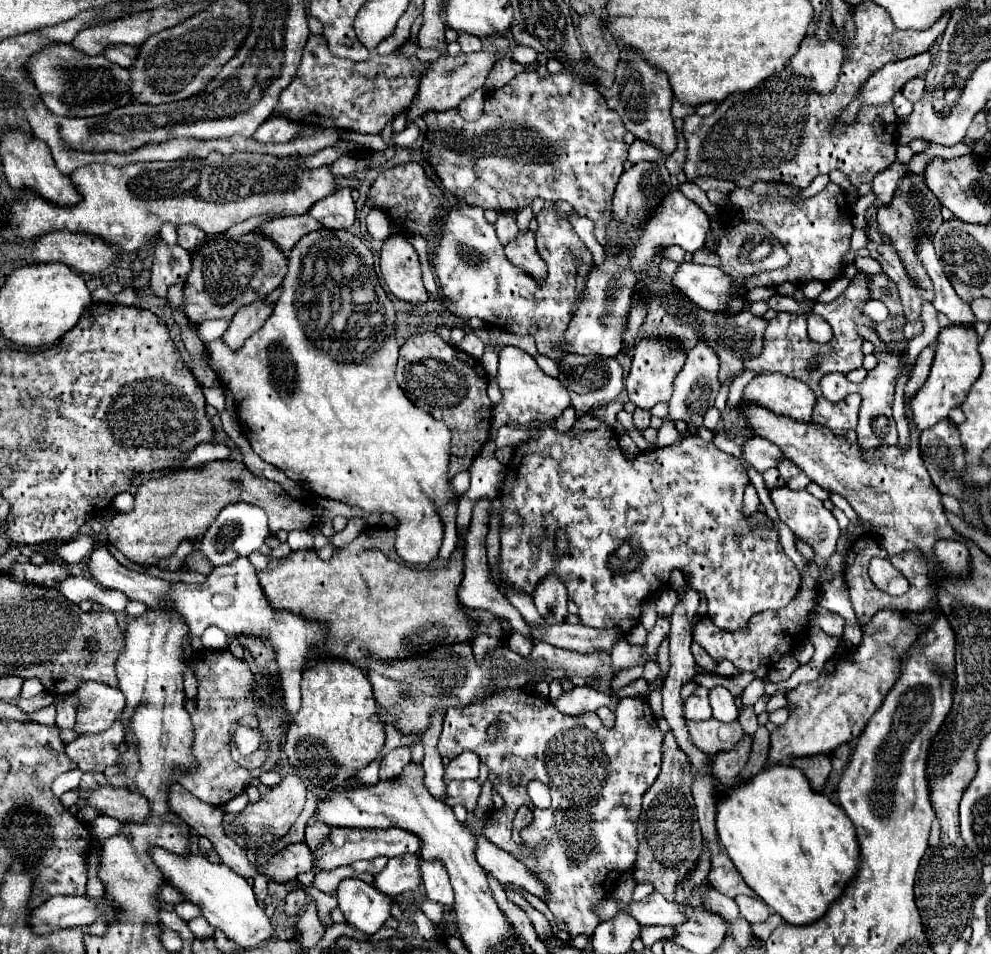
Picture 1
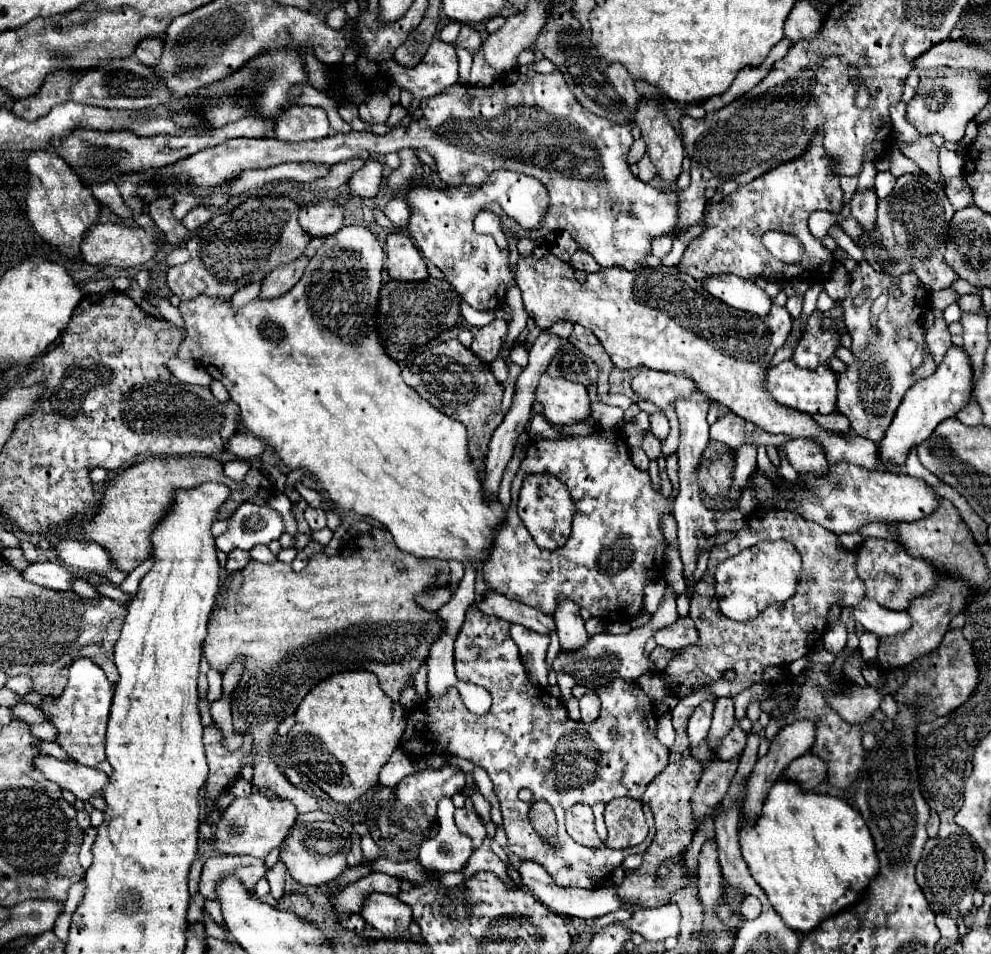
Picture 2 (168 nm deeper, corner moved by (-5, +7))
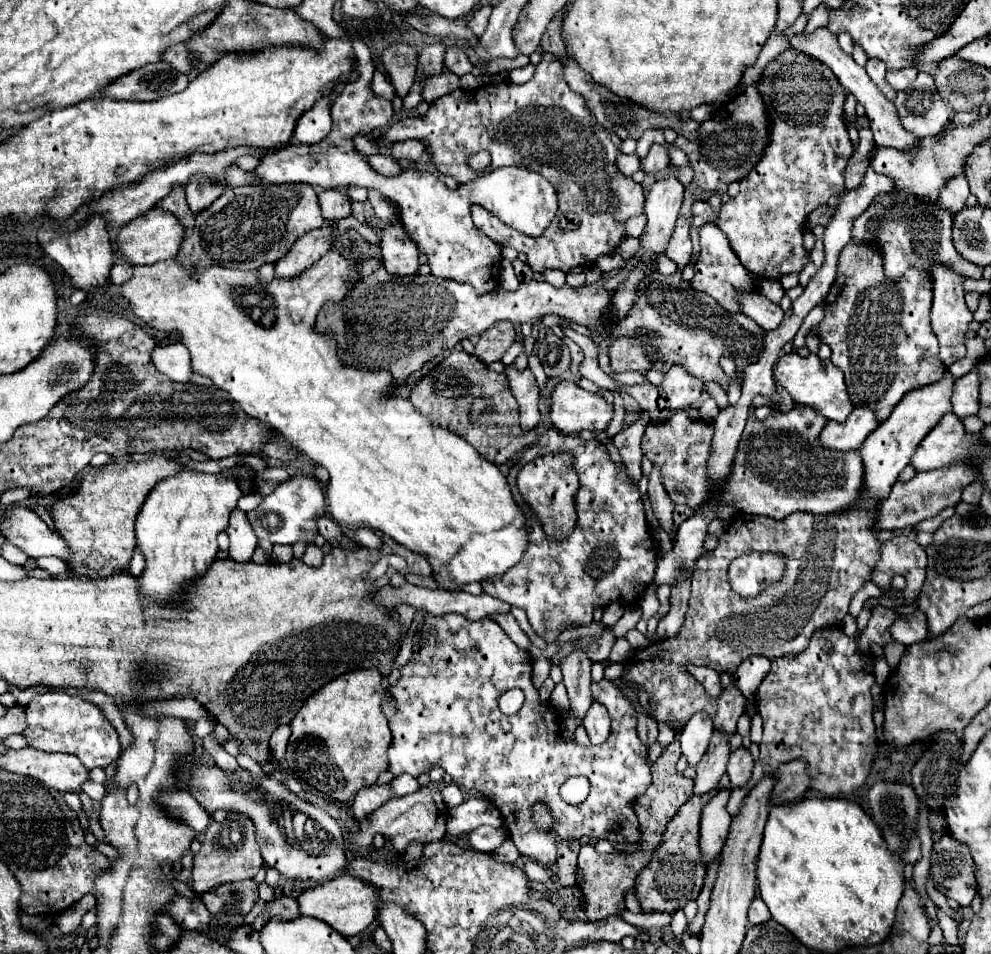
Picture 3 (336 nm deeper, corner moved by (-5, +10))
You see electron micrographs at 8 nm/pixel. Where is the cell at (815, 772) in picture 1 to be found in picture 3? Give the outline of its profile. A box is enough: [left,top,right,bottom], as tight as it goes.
[771,760,811,804]

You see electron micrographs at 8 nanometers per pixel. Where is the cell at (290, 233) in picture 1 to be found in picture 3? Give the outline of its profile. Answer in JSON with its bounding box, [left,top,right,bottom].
[319,190,351,222]

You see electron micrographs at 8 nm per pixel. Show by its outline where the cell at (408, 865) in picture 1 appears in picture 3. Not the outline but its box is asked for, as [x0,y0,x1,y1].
[297,874,381,936]

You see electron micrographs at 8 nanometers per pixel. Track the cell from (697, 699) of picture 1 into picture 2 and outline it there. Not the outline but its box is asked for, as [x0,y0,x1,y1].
[689,701,713,747]

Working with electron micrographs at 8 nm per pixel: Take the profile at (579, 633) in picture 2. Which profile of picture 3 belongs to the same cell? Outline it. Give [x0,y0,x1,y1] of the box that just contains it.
[561,648,593,718]

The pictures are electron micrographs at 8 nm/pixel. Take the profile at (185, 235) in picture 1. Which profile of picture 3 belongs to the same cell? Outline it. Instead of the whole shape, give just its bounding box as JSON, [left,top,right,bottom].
[185,180,223,214]

